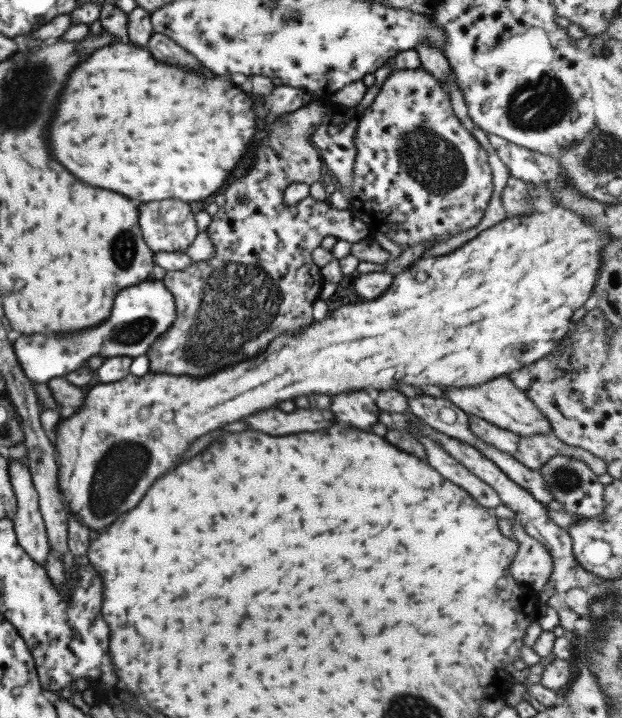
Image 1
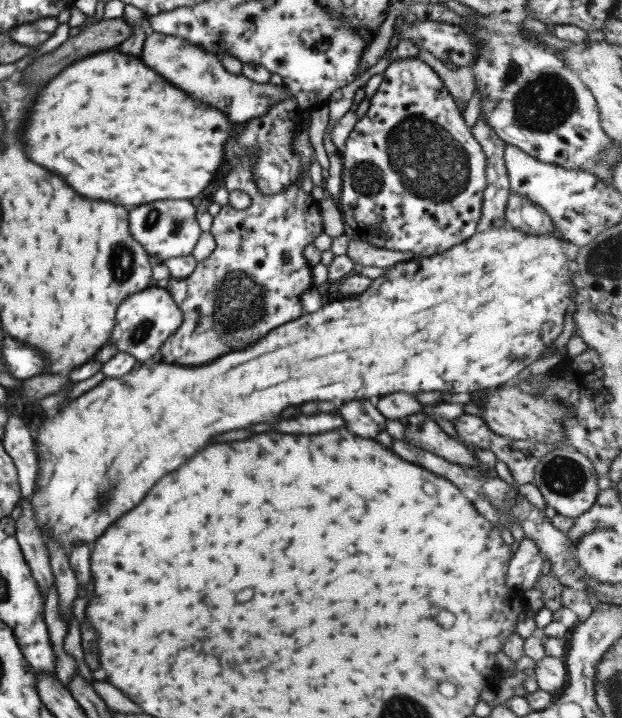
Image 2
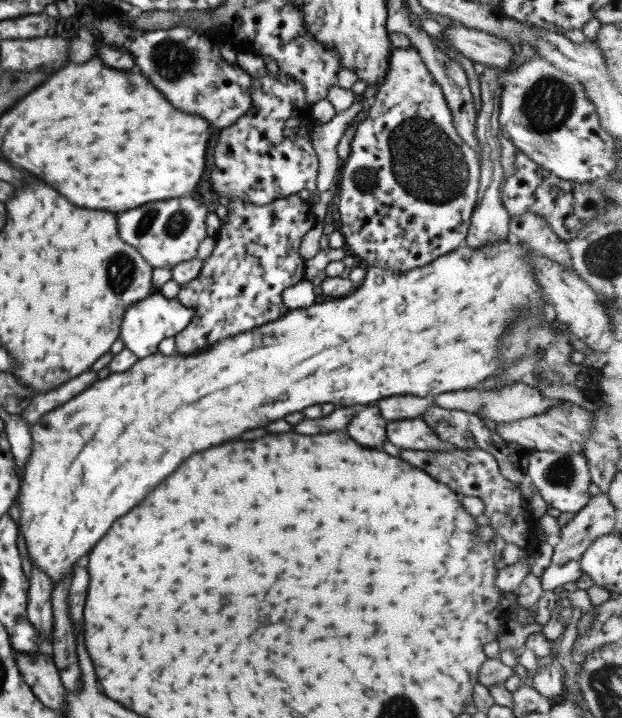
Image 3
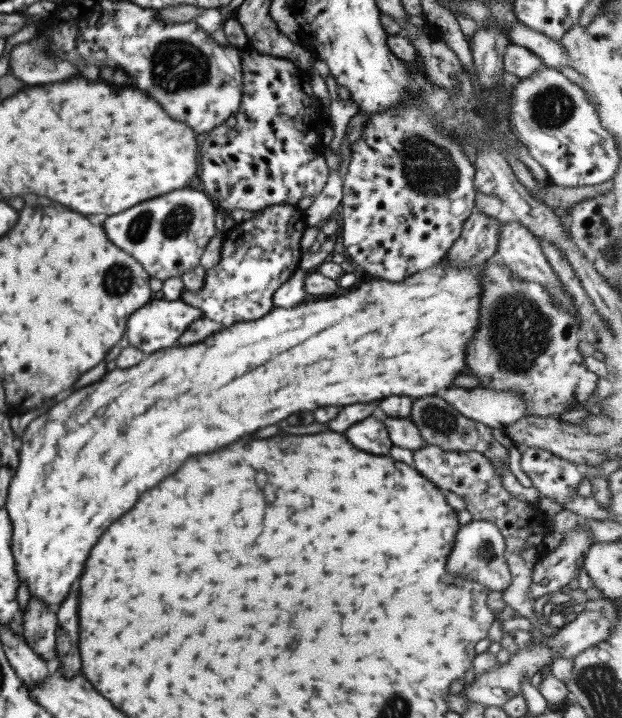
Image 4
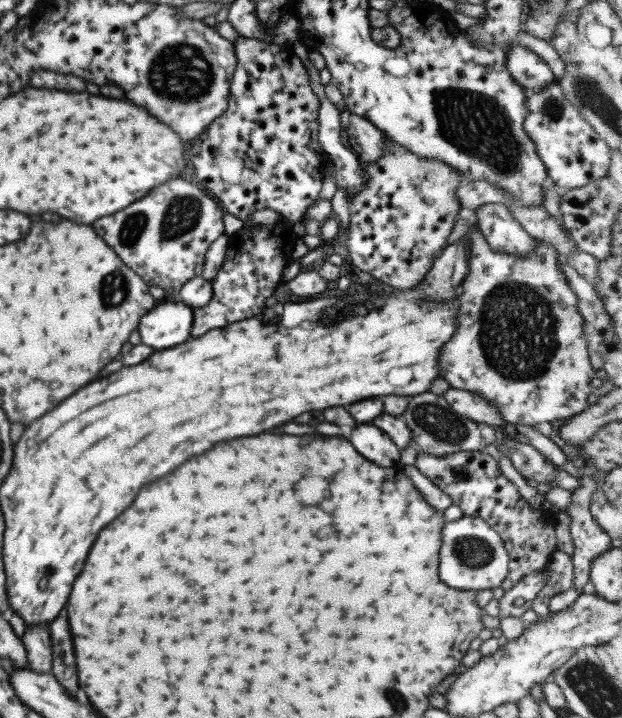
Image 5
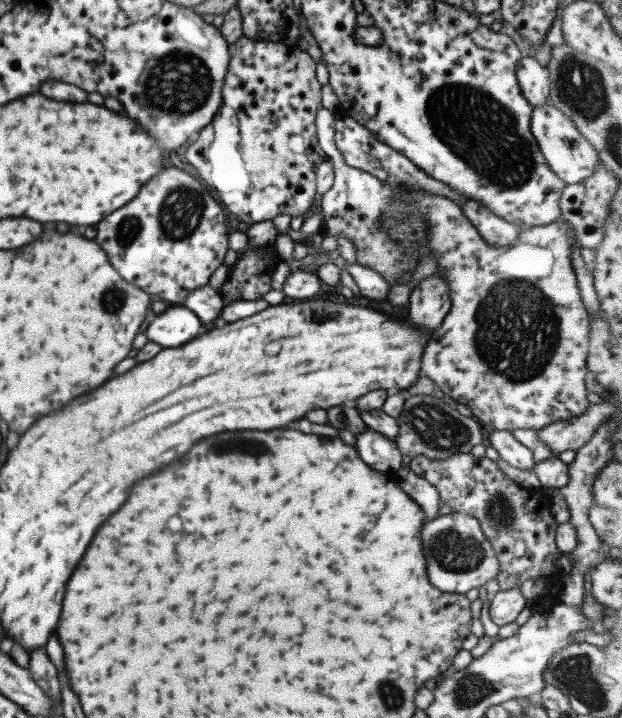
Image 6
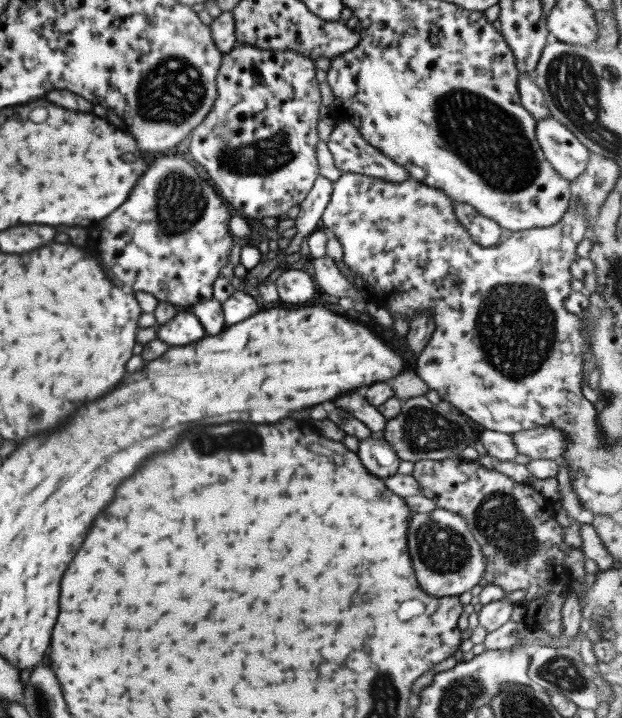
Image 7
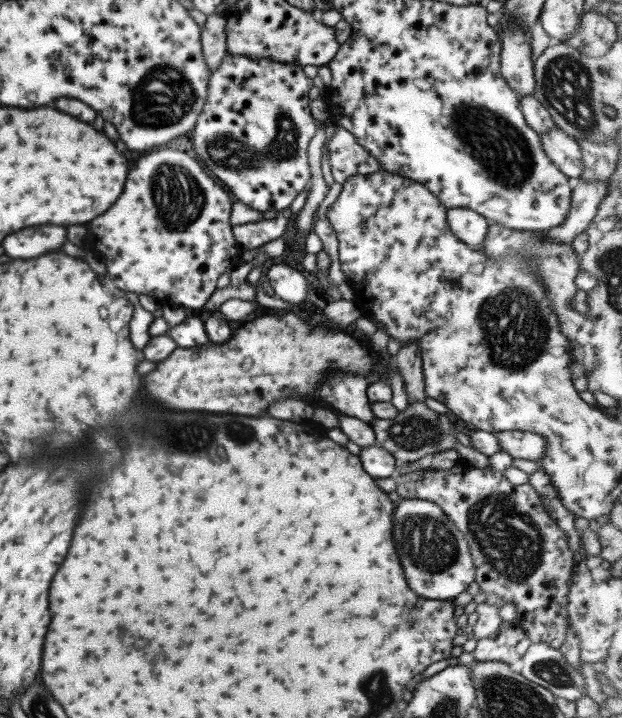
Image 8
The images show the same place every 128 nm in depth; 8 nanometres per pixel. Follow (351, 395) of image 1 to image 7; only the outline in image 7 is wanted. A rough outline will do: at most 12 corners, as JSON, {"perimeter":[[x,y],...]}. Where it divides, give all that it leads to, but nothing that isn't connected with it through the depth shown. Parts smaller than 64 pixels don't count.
{"perimeter":[[379,435],[360,442],[356,454],[370,474],[384,480],[401,460]]}

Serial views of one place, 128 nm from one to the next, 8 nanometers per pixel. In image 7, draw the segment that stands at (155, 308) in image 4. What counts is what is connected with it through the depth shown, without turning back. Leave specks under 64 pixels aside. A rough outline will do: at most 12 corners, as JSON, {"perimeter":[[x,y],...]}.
{"perimeter":[[178,311],[158,325],[170,347],[190,345],[205,335],[196,315]]}

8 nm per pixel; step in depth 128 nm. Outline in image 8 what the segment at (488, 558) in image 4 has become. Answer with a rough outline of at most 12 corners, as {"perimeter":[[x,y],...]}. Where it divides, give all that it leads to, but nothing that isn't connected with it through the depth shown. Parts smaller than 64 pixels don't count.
{"perimeter":[[436,503],[396,504],[396,552],[423,599],[474,582],[464,533]]}

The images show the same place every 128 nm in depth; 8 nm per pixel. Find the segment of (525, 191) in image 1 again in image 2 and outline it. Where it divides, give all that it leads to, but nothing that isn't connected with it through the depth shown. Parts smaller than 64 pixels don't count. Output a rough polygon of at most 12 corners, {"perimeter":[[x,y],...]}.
{"perimeter":[[509,193],[506,221],[515,230],[541,236],[554,232],[541,206]]}

